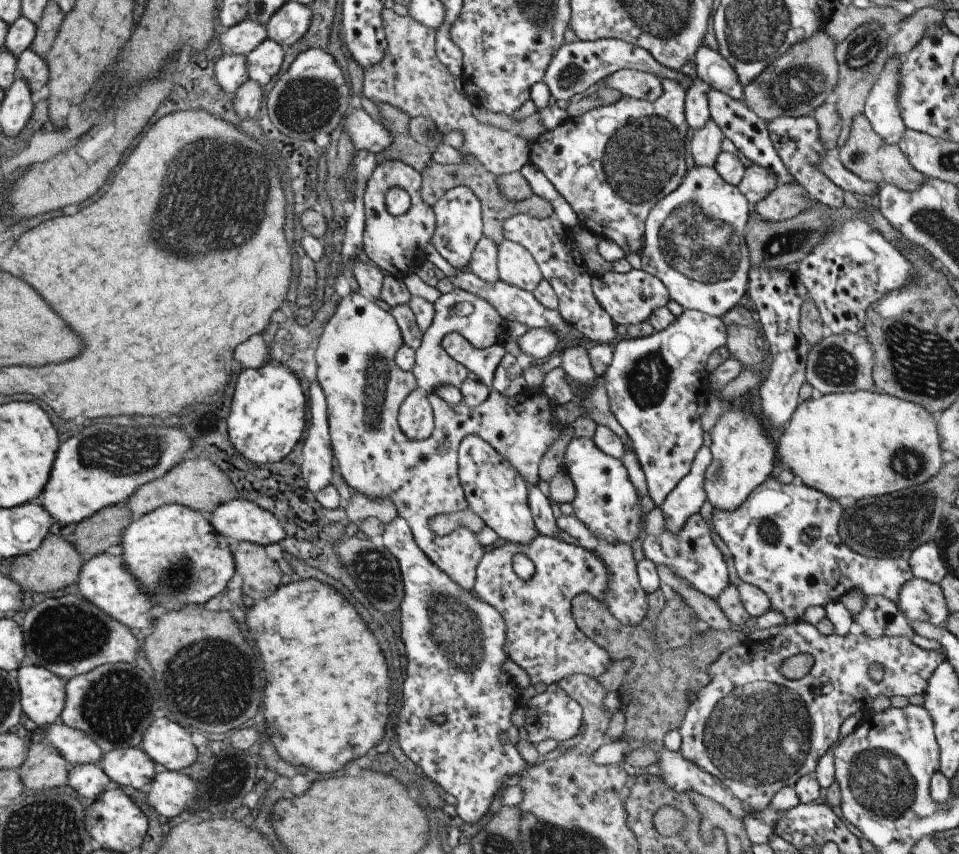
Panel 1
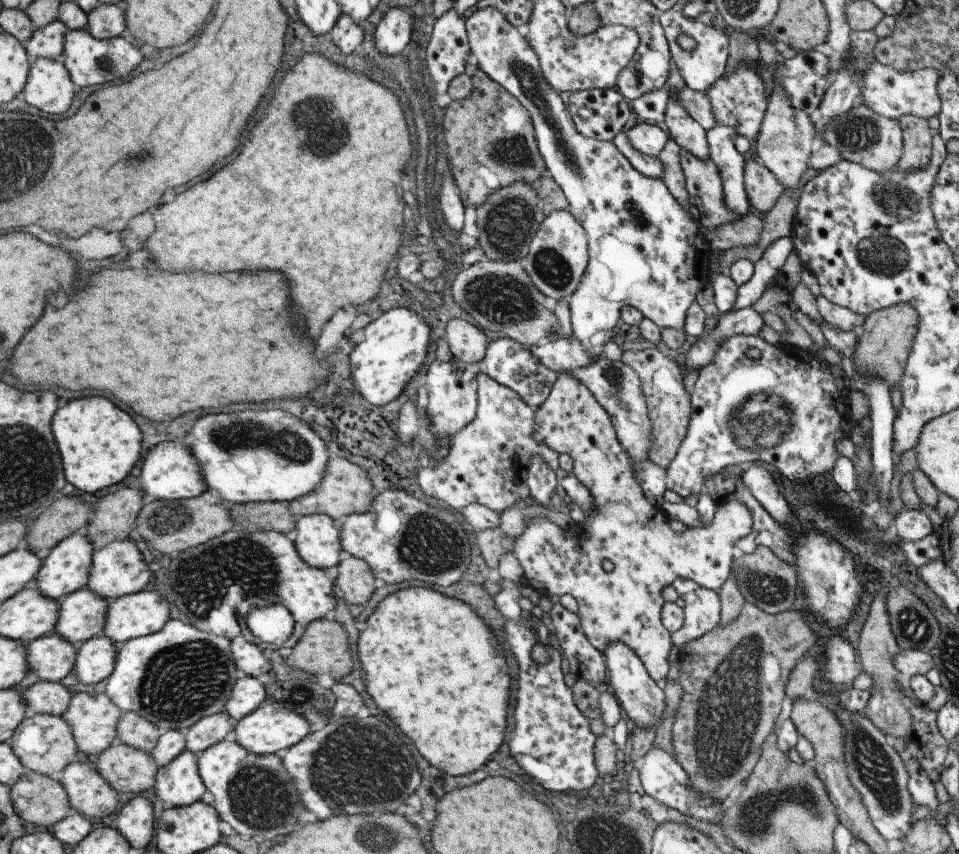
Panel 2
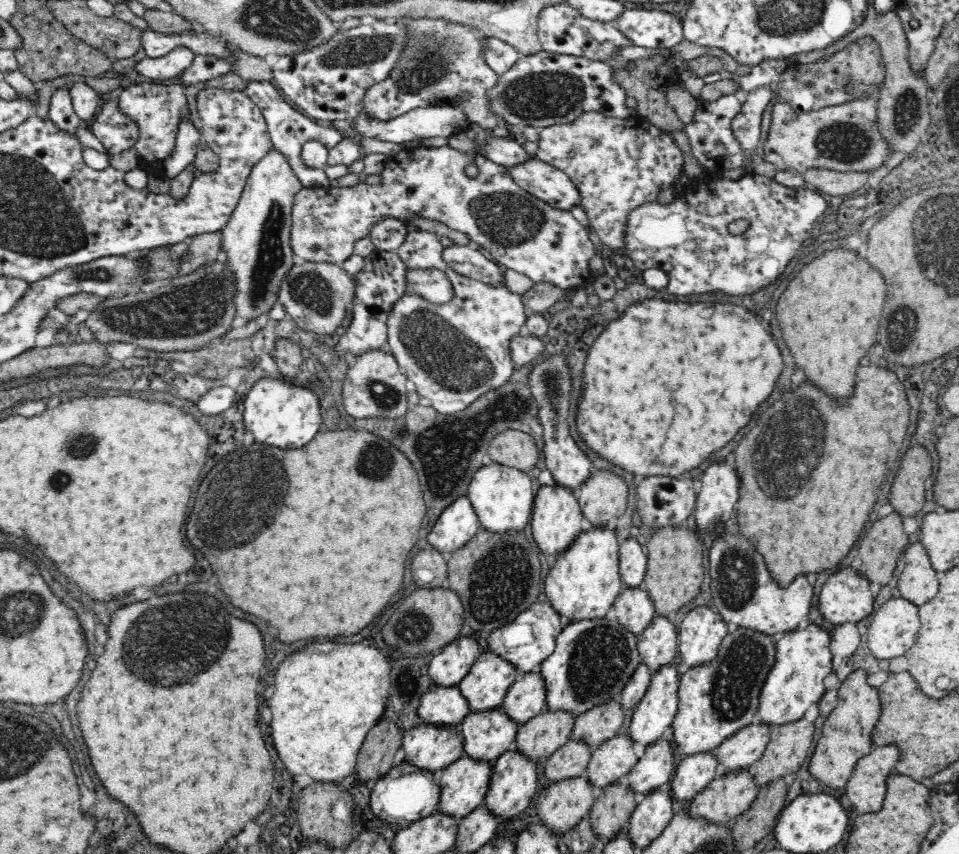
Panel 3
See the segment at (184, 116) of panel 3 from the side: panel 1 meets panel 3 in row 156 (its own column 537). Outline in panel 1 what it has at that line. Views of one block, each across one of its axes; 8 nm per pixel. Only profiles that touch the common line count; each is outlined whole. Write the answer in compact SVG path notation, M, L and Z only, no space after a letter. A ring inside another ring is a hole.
M658 76L661 82L661 94L655 100L644 101L643 99L636 99L630 96L620 95L620 97L609 105L602 105L597 108L589 109L582 112L581 116L567 118L562 123L559 123L550 131L545 131L539 135L530 144L530 153L528 154L528 162L536 166L543 176L551 183L551 186L565 199L565 202L571 207L571 210L577 216L581 228L585 229L595 236L603 236L612 240L624 252L624 256L634 252L639 253L641 236L644 233L644 222L646 216L649 214L653 205L670 192L673 192L679 183L684 178L685 169L685 154L683 153L683 141L685 131L684 120L684 89L676 83L676 80L665 78L665 76Z

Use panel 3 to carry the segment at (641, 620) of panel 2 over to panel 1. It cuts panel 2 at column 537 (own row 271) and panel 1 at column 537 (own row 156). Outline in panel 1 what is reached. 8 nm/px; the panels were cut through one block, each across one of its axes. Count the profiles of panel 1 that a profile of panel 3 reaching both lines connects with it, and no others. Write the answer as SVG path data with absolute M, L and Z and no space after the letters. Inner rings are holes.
M359 290L349 291L336 302L316 338L314 349L316 383L320 385L326 400L326 417L333 458L351 492L359 493L371 500L390 499L396 508L397 516L409 525L413 540L423 554L463 590L469 591L473 588L476 566L484 555L484 546L478 541L476 534L467 527L455 527L449 534L438 537L431 532L428 525L428 518L437 513L456 513L468 509L457 474L457 443L466 434L479 436L519 473L526 484L537 486L540 481L537 473L539 460L545 454L545 450L561 436L564 425L558 427L554 421L554 408L557 404L542 390L527 387L513 396L503 396L492 389L488 392L488 397L475 408L462 402L449 407L433 392L428 394L434 422L429 438L422 441L408 439L399 430L395 419L399 405L416 385L413 373L401 370L393 362L393 351L400 347L402 342L393 317L379 308L373 299L365 298Z

